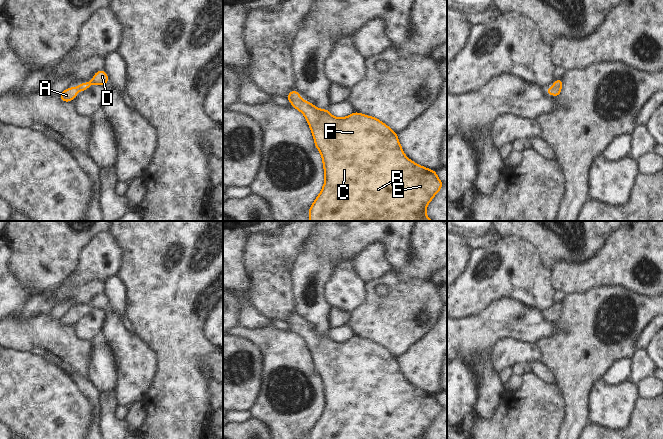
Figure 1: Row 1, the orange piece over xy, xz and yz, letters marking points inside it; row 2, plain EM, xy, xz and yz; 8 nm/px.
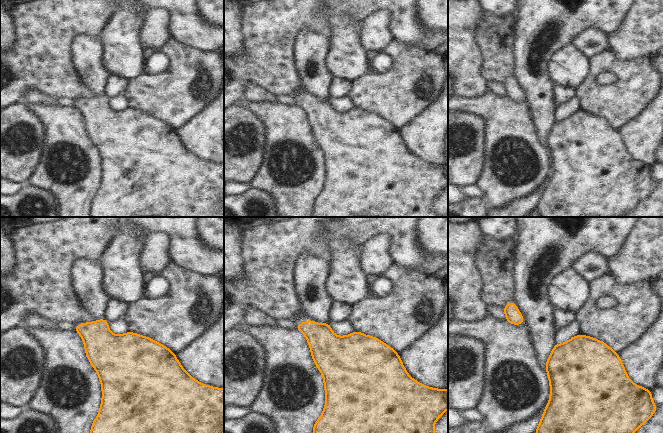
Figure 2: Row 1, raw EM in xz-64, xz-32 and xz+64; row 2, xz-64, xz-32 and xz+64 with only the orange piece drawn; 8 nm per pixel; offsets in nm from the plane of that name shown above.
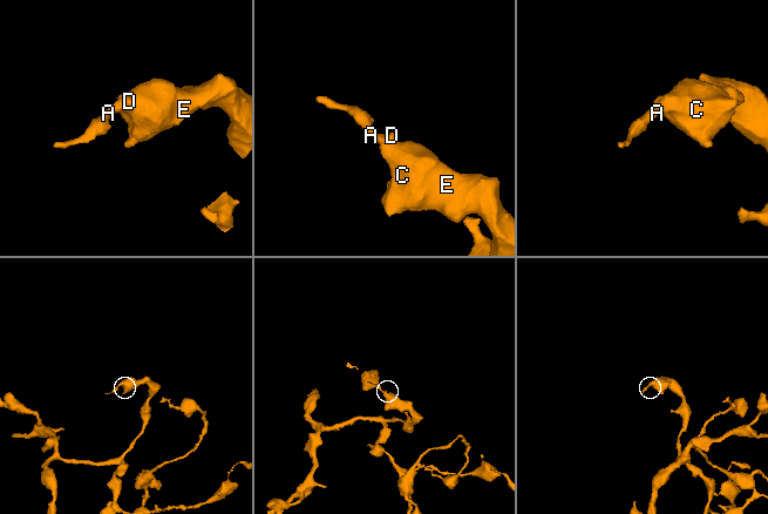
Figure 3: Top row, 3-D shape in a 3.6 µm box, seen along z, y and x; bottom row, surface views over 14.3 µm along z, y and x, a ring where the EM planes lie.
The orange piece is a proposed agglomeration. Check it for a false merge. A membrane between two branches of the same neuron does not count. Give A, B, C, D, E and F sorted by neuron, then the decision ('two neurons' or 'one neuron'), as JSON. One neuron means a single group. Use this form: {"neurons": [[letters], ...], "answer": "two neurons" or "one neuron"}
{"neurons": [["A", "B", "C", "D", "E", "F"]], "answer": "one neuron"}

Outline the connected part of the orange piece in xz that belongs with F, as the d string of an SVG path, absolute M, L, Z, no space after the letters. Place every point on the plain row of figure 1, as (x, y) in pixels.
M296 314L289 316L287 324L307 343L323 383L325 407L311 429L309 439L425 439L429 426L444 408L436 394L420 390L405 380L396 356L380 344L359 336L336 342L328 333L318 334L311 326L302 325Z

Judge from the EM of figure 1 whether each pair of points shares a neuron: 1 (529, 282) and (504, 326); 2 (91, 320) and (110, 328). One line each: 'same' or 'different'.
1: different
2: different

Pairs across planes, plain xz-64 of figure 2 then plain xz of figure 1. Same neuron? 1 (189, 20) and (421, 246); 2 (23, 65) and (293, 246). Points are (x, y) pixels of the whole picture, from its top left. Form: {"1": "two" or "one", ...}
{"1": "two", "2": "one"}

